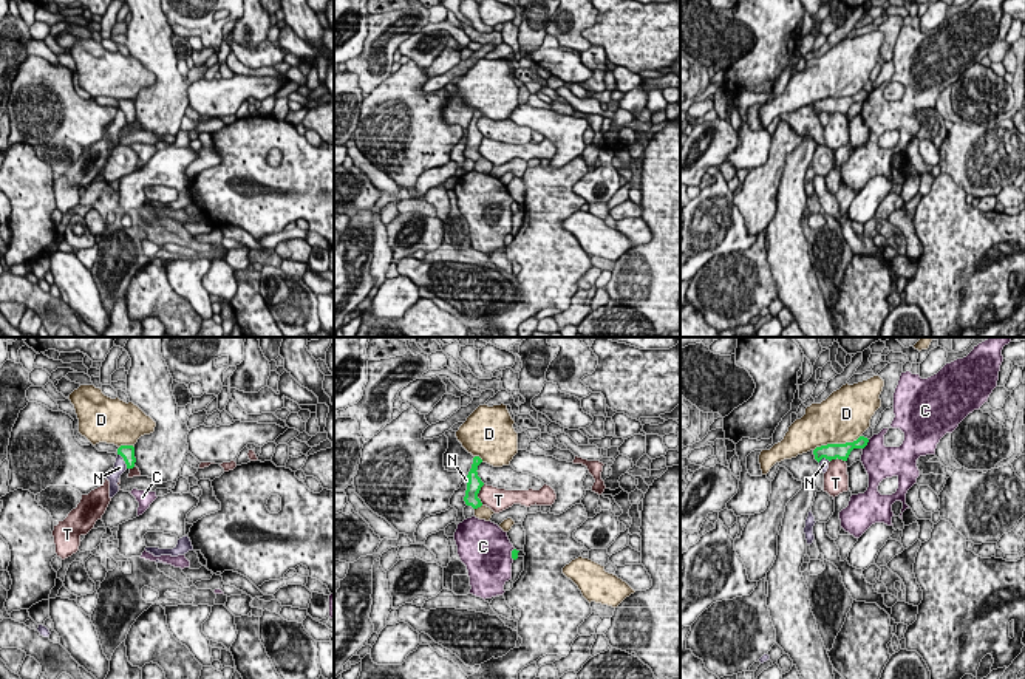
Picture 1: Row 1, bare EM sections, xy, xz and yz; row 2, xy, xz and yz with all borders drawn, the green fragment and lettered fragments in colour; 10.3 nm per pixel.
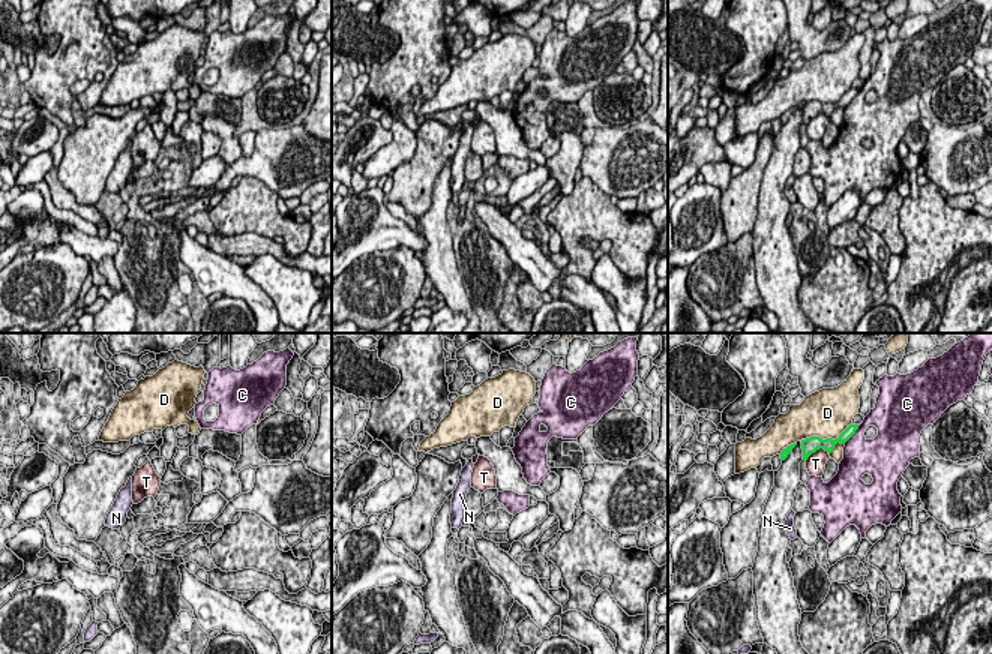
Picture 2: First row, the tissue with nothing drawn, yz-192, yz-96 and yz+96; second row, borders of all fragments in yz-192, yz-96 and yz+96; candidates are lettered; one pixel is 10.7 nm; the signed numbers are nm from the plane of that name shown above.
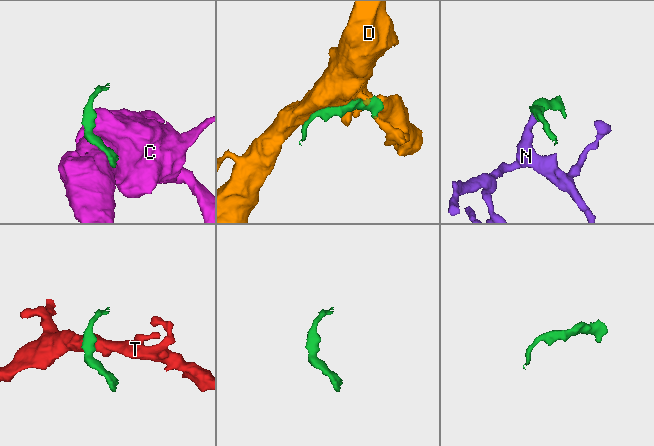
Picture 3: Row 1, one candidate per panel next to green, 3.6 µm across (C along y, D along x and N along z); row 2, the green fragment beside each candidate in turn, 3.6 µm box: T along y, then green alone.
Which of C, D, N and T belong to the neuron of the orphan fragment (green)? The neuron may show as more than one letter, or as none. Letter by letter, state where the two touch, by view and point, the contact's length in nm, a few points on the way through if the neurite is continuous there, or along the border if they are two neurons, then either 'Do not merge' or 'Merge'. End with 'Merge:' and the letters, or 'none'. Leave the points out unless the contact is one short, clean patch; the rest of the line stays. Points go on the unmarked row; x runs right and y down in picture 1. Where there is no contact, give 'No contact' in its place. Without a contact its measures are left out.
C: Touches green at yz (866, 98). Shared border 130 nm. Do not merge
D: Touches green at yz (837, 98). Shared border 550 nm. Merge
N: Touches green at xy (124, 113). Shared border 190 nm. Boundary: xy (118, 107), (127, 121). Do not merge
T: Touches green at xz (476, 149). Shared border 220 nm. Boundary: xz (484, 138), (478, 147), (481, 158). Do not merge
Merge: D

